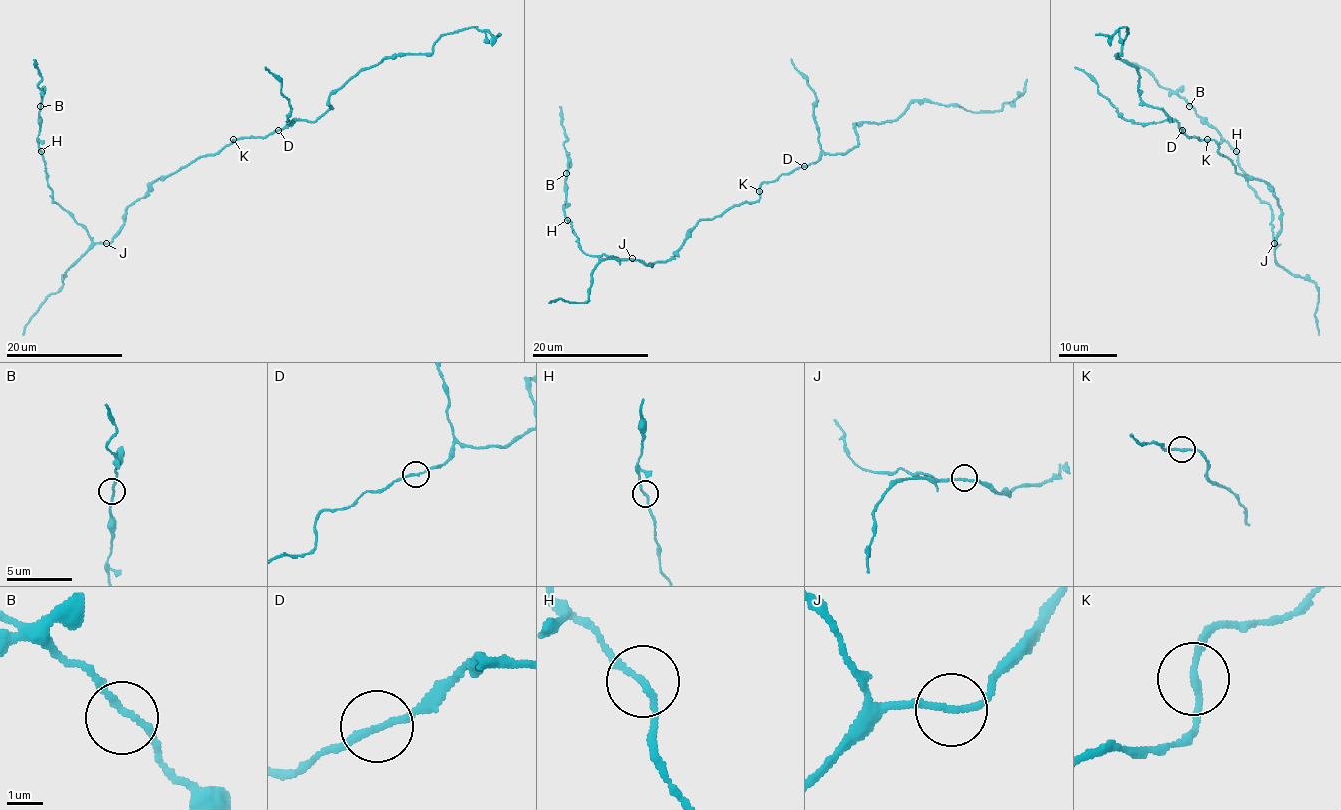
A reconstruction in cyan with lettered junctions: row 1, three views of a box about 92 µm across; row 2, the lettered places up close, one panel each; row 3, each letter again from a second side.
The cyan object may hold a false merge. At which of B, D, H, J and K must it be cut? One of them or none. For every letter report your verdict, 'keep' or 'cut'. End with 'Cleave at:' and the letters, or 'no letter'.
B: keep
D: keep
H: keep
J: keep
K: keep
Cleave at: no letter

